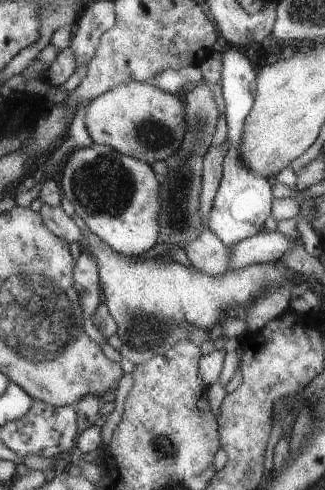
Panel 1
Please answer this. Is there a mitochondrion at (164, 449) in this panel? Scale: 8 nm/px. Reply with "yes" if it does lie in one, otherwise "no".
yes

